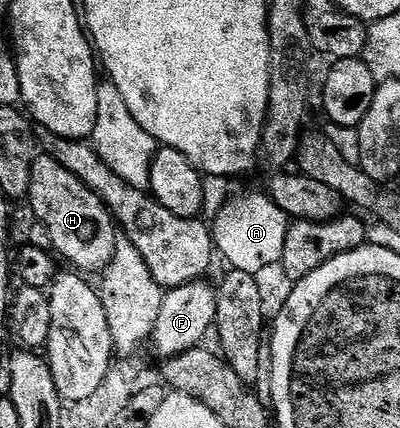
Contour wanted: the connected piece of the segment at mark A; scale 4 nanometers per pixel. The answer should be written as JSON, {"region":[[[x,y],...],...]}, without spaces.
{"region":[[[250,193],[230,200],[218,213],[215,223],[212,223],[213,243],[217,252],[230,263],[233,270],[247,272],[255,276],[261,269],[281,262],[284,251],[284,241],[286,239],[290,218],[275,204],[273,198],[267,194]]]}

